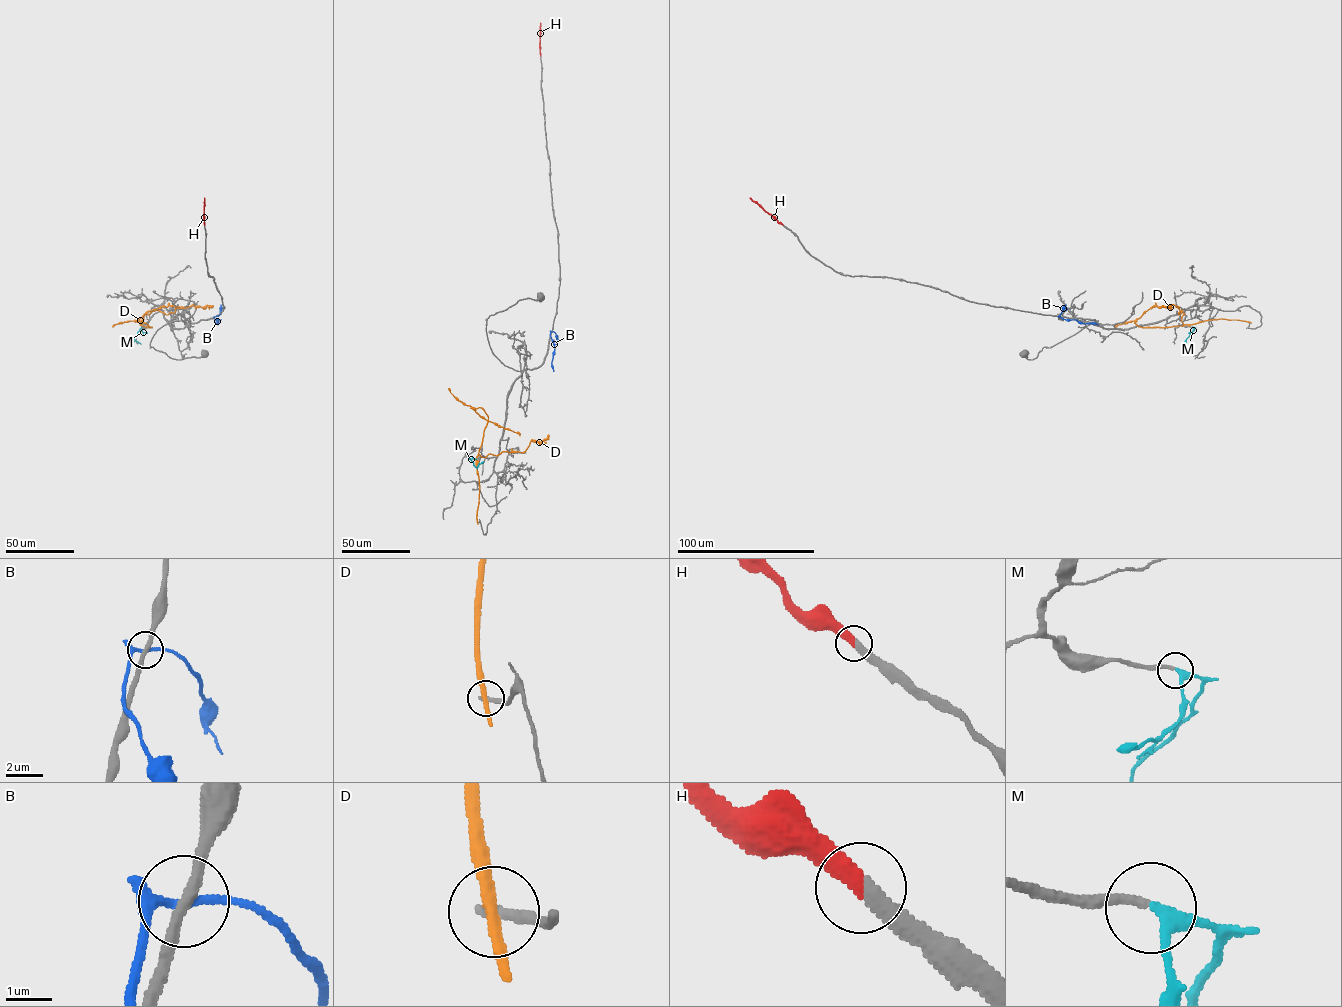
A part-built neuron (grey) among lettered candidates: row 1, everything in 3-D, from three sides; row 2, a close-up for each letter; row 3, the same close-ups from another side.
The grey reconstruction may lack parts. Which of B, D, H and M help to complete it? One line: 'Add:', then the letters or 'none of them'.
Add: H, M

